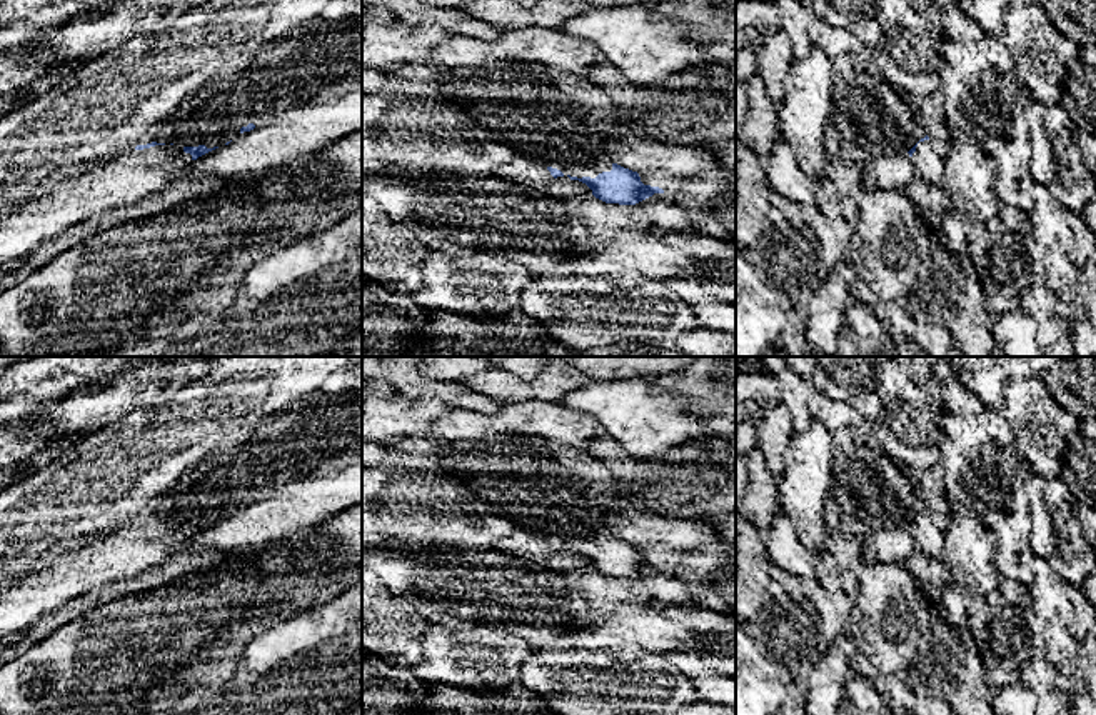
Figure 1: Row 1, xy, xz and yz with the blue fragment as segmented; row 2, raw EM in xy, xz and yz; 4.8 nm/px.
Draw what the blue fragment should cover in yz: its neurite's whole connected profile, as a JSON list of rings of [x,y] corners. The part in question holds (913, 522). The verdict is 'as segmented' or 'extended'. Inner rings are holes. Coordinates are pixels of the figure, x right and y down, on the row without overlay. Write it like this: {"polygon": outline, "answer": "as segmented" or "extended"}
{"polygon": [[[928,508],[921,512],[907,527],[921,552],[933,558],[941,558],[944,533],[931,522]]], "answer": "extended"}

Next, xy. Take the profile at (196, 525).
{"polygon": [[[152,515],[55,555],[43,570],[27,573],[0,595],[0,638],[25,630],[75,597],[160,567],[184,538],[215,522]]], "answer": "extended"}

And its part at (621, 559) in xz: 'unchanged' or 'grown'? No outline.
unchanged

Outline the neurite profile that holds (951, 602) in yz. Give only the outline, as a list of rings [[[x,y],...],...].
[[[919,548],[902,565],[911,572],[929,603],[956,628],[963,627],[969,598],[986,597],[983,590],[959,582],[941,558],[933,558]]]

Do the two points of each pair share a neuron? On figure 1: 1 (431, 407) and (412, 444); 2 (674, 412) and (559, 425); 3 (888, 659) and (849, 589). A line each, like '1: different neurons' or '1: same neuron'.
1: different neurons
2: different neurons
3: different neurons

